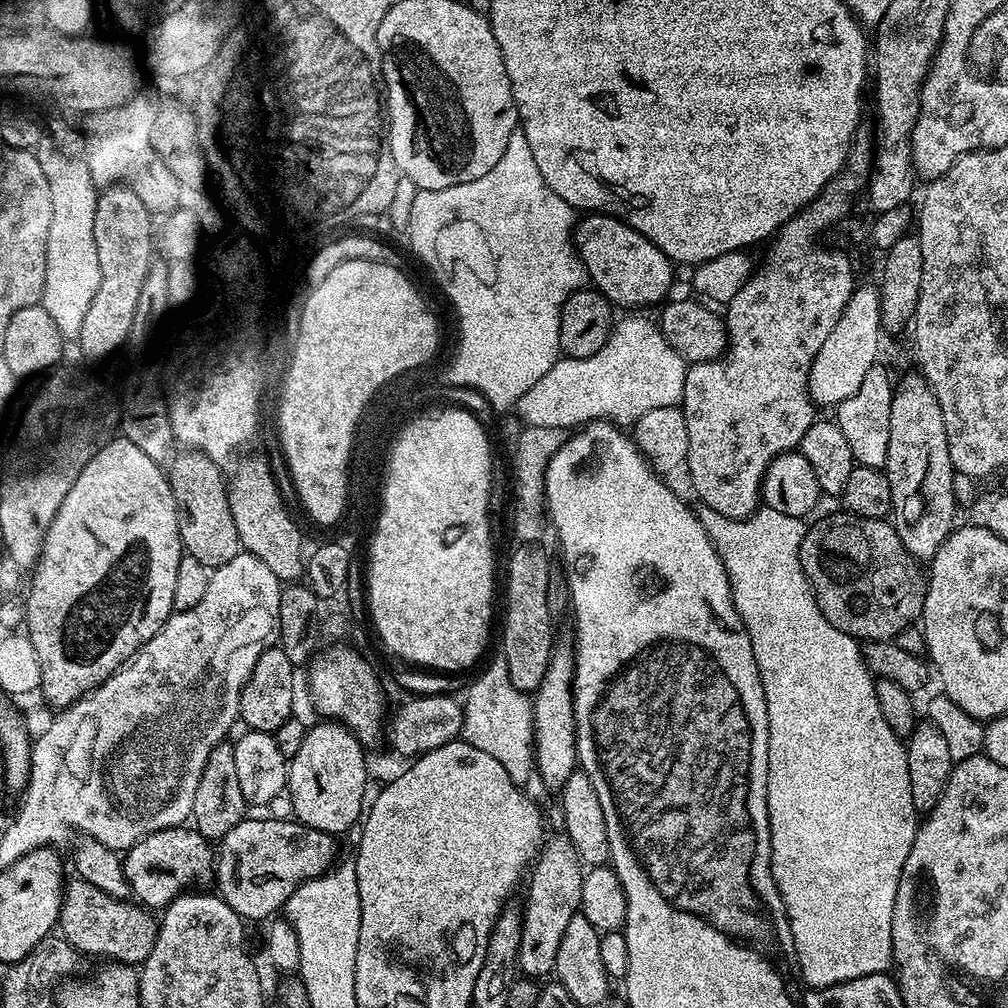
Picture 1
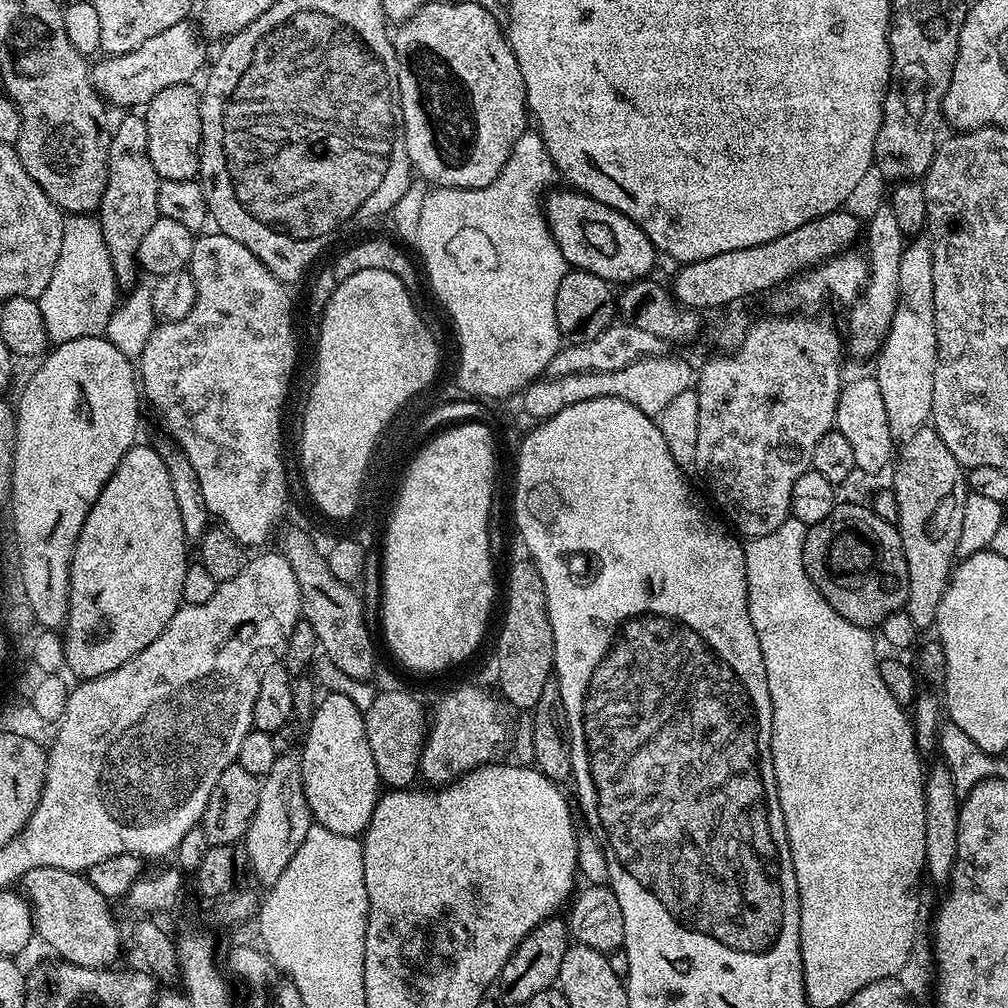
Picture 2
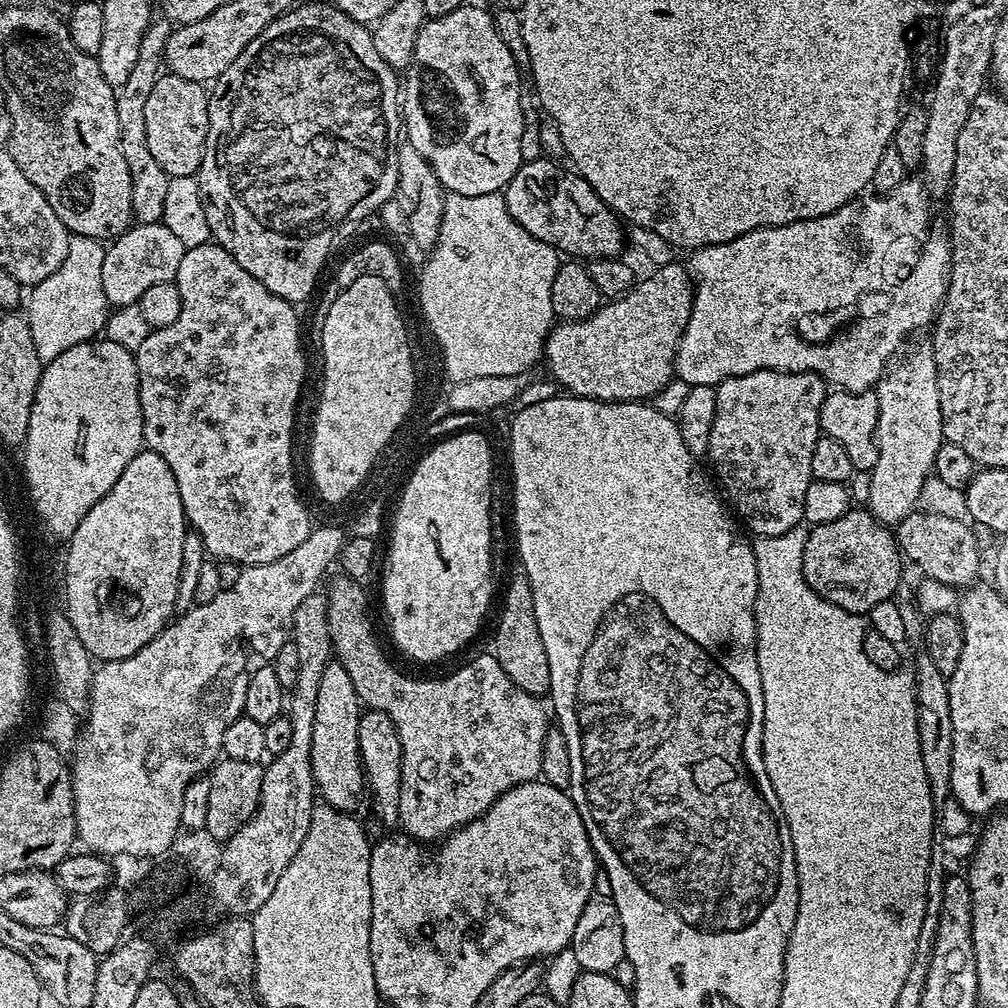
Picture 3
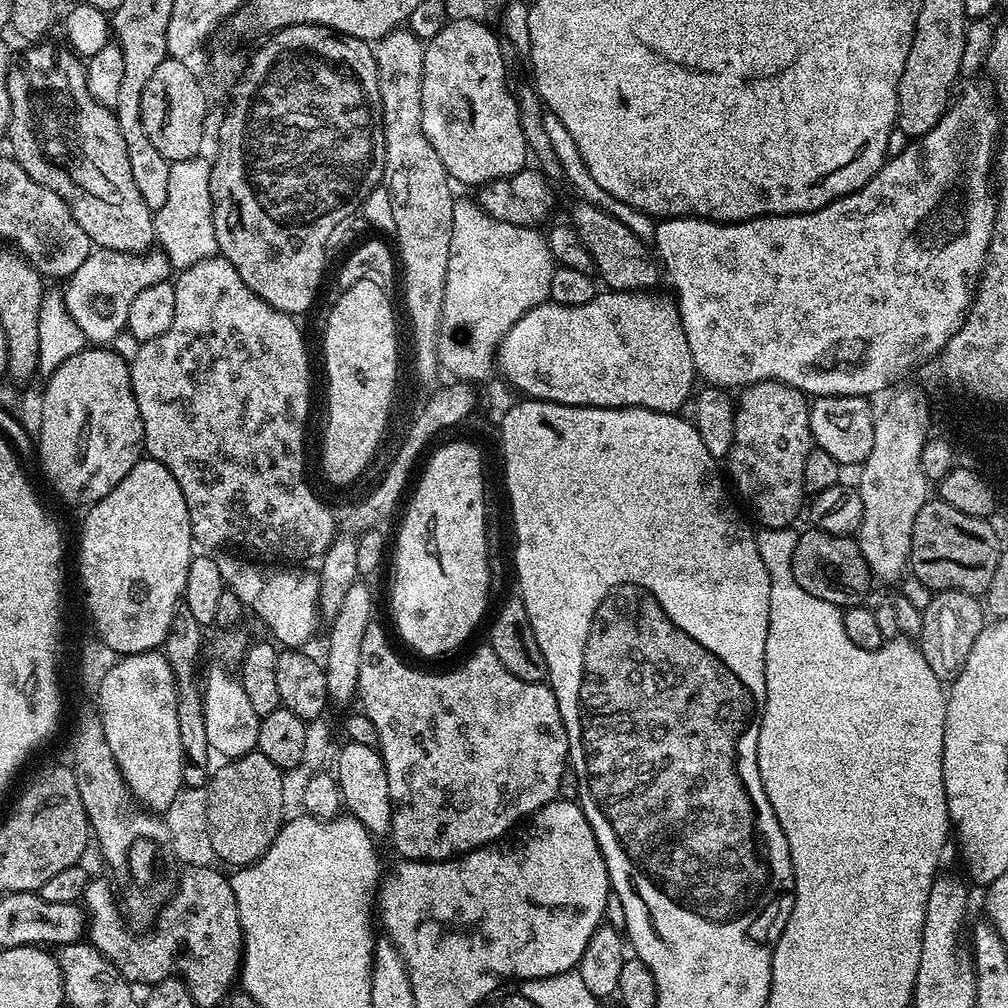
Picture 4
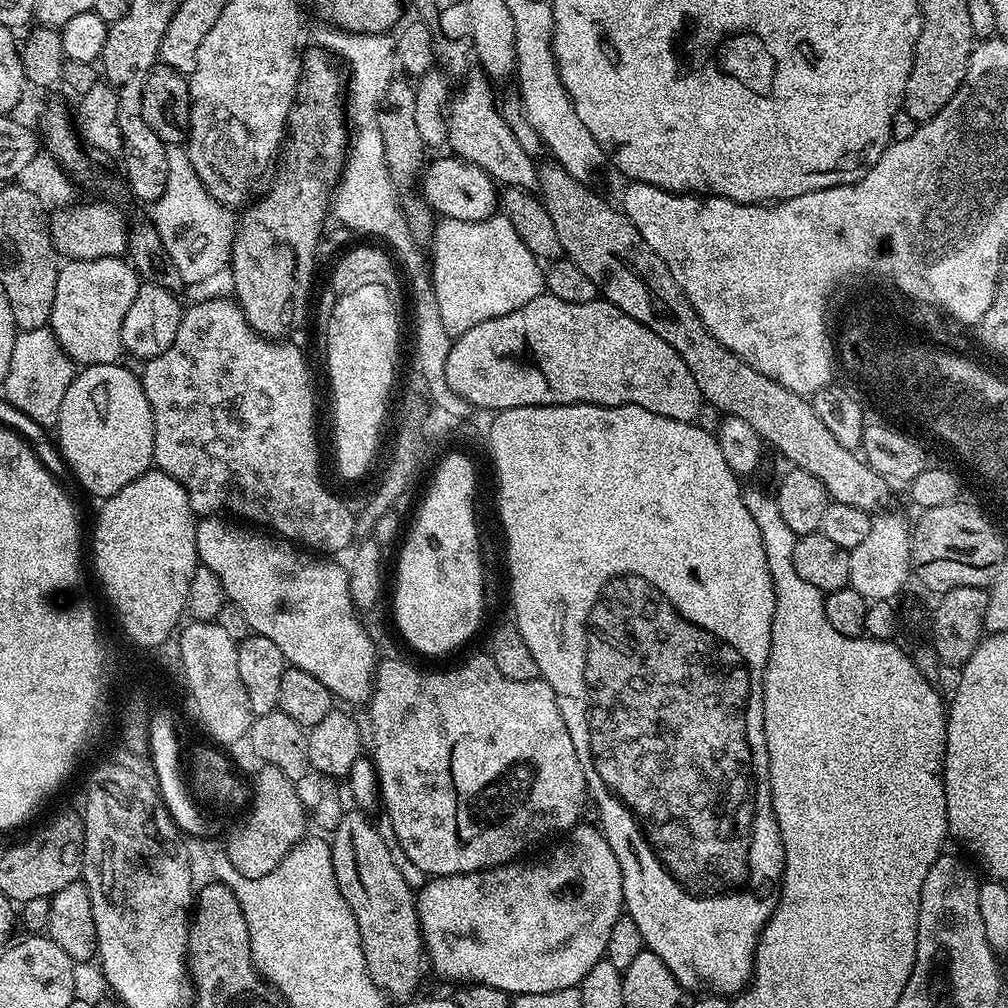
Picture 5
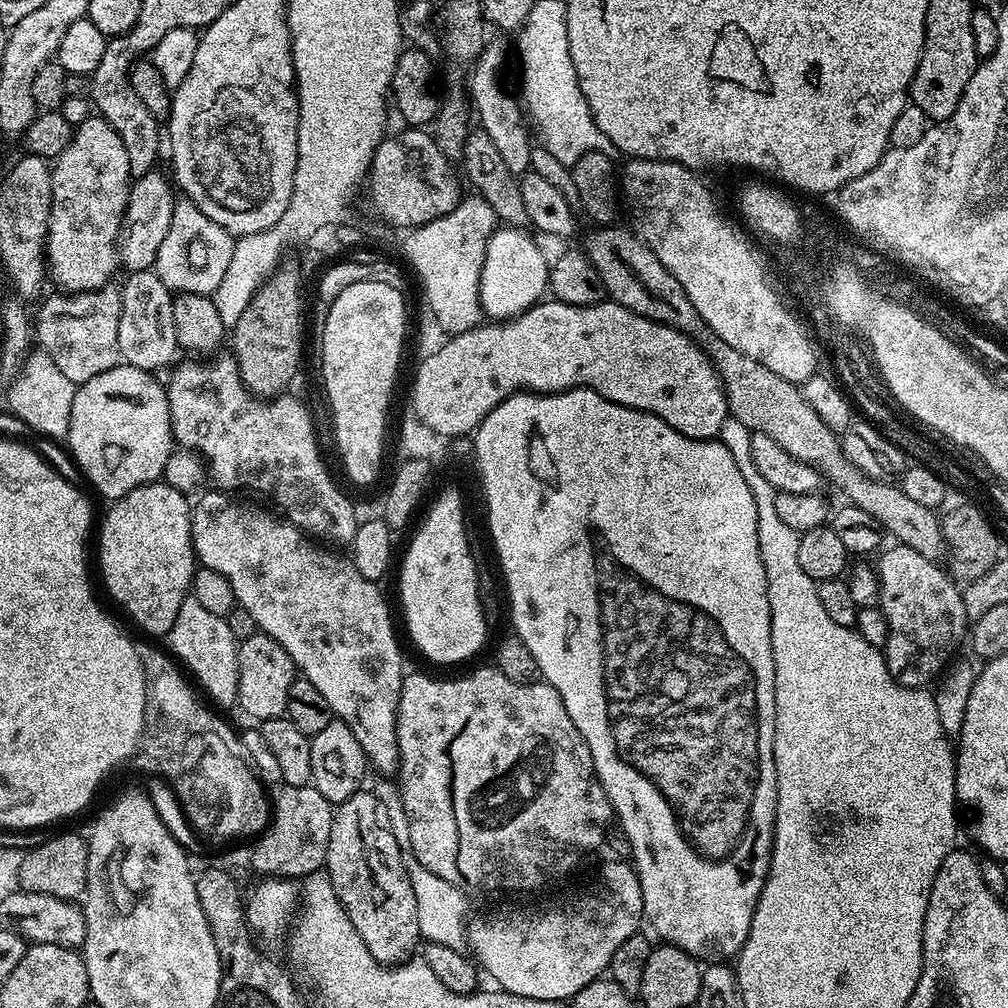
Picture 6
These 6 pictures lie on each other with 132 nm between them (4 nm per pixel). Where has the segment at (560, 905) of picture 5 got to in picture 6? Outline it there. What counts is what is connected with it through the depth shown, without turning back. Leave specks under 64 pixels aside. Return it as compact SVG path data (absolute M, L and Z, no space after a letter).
M624 860L610 861L600 880L601 888L582 897L565 912L560 908L549 912L512 908L509 912L473 915L468 922L468 948L475 963L483 971L485 968L501 989L514 995L571 1000L578 990L609 971L614 950L626 938L637 935L640 923L645 923L640 879L635 867Z

